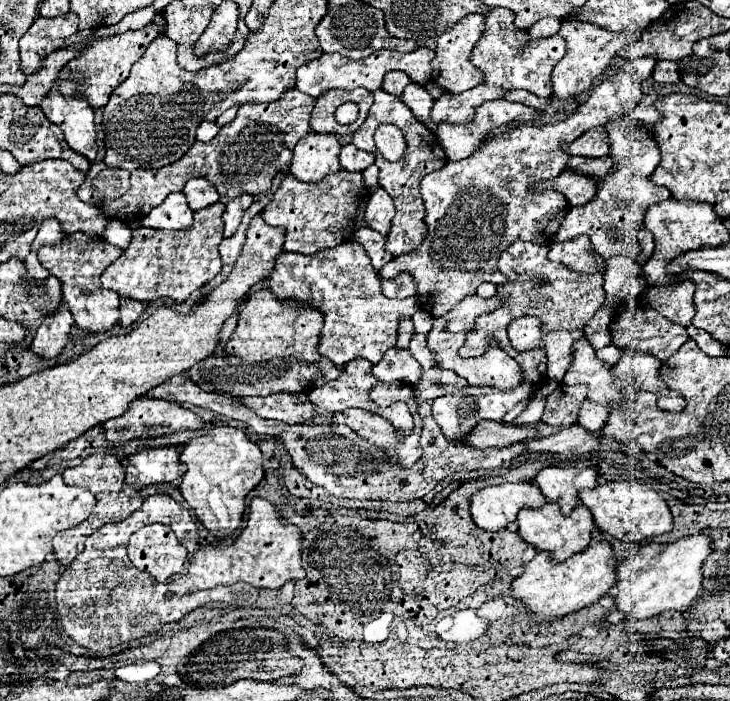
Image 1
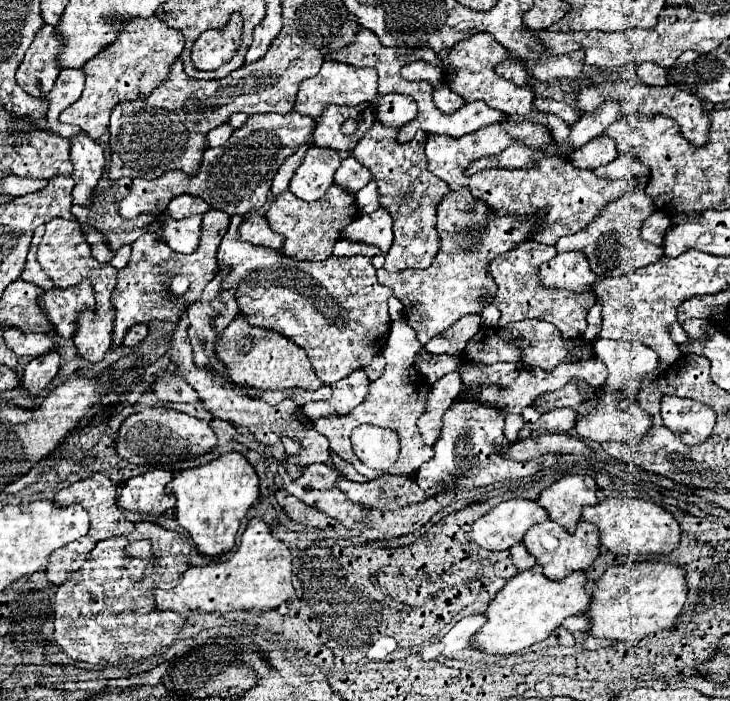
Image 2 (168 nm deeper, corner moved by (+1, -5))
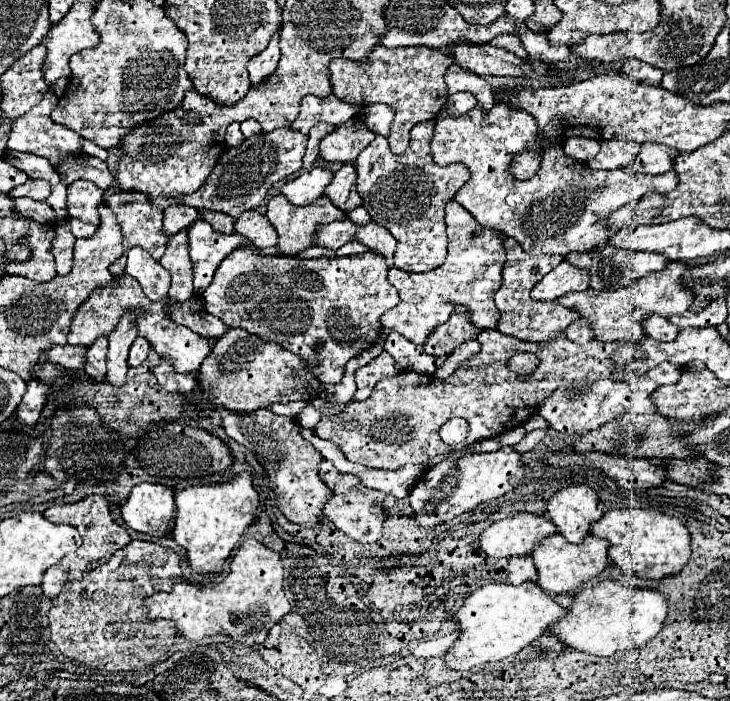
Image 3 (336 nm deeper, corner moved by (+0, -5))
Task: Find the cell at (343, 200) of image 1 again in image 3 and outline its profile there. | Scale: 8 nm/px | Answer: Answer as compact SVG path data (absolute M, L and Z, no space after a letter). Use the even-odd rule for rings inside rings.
M278 194L278 196L270 198L266 218L272 222L272 226L278 232L278 248L280 248L280 252L284 256L296 256L296 254L300 254L300 252L304 252L304 250L308 250L312 246L318 226L326 226L330 222L344 220L346 212L336 208L328 196L322 196L322 198L318 198L316 202L312 202L308 206L294 206L282 194Z

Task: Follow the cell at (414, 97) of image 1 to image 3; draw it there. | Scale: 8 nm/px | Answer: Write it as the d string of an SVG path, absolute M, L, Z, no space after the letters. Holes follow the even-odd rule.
M370 104L364 108L362 112L364 124L374 132L374 134L382 134L388 136L390 132L390 124L394 120L394 108L388 104Z

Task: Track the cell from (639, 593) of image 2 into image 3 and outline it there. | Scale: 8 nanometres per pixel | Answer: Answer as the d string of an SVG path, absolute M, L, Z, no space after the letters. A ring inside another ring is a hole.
M602 580L600 584L592 588L582 588L576 594L576 600L568 608L568 614L560 618L550 630L570 648L594 654L594 656L612 656L618 650L630 650L640 648L646 642L650 642L664 626L664 620L668 616L668 598L660 590L650 588L628 588L618 580Z

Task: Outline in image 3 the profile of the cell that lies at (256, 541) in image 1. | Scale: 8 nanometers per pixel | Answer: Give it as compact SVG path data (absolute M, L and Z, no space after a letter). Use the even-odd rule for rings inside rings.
M246 538L240 548L238 554L232 560L232 568L228 572L228 576L218 582L218 584L192 584L192 582L178 582L172 592L156 592L150 598L146 598L146 606L148 606L148 618L166 618L166 620L174 620L176 628L182 636L186 636L188 640L200 640L204 636L210 634L230 634L236 642L254 646L264 642L268 630L282 620L284 614L290 612L290 602L284 596L284 566L282 566L282 556L270 548L266 548L264 544L260 544L254 538Z

